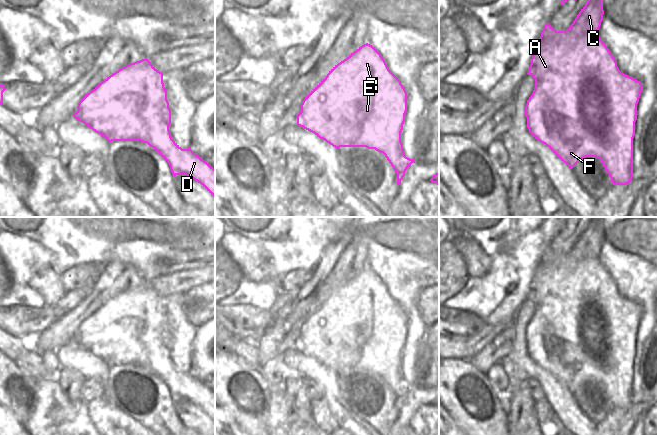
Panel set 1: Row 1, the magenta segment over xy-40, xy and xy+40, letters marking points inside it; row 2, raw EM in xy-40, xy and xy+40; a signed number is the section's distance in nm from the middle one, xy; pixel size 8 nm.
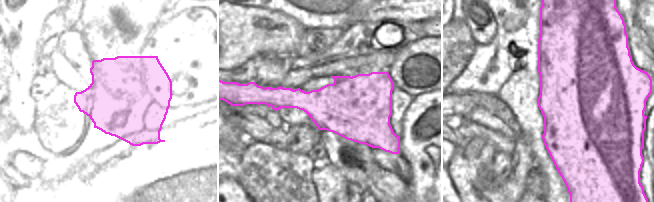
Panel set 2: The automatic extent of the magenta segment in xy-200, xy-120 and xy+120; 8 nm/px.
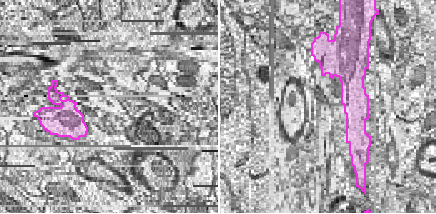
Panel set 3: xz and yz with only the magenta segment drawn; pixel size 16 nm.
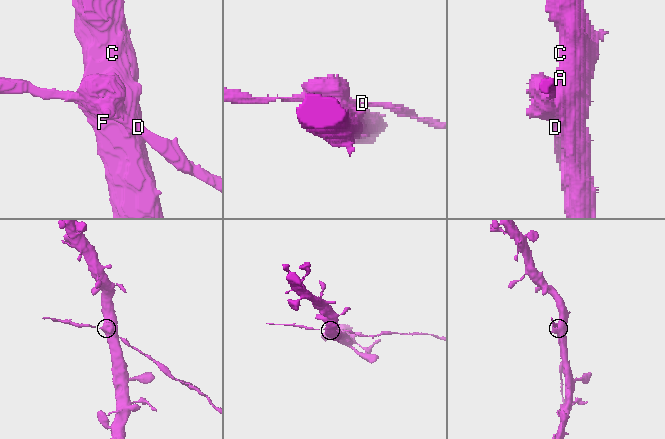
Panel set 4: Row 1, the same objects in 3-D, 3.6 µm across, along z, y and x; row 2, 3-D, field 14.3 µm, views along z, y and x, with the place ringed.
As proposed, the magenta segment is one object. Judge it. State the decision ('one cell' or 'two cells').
two cells

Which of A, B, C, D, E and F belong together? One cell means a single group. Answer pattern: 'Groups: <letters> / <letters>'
Groups: A B C F / D E.

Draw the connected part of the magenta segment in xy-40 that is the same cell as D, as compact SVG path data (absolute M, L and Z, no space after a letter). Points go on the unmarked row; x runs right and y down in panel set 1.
M148 303L142 319L124 319L118 325L110 325L92 335L80 337L77 334L73 341L101 360L110 358L114 361L136 361L140 357L145 363L142 366L154 372L169 388L174 401L176 399L186 399L200 407L215 421L215 393L196 379L191 374L191 370L188 373L182 373L163 354L163 346L167 344L163 338L165 324L162 320L165 318L165 314L160 303Z

